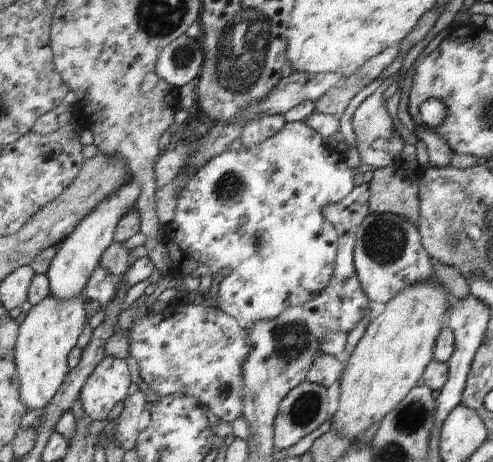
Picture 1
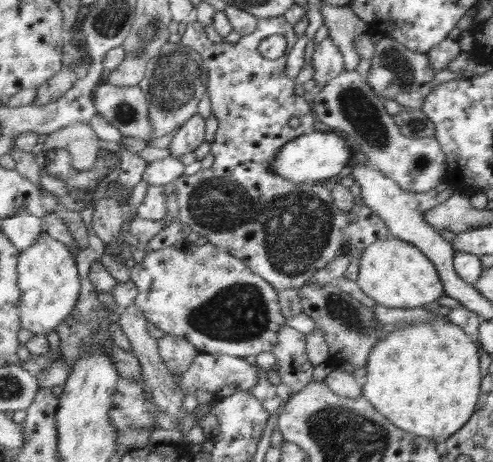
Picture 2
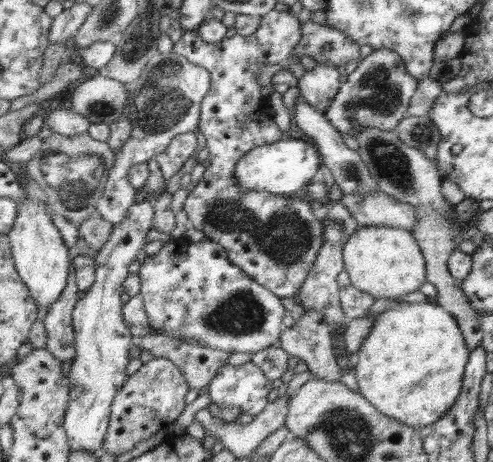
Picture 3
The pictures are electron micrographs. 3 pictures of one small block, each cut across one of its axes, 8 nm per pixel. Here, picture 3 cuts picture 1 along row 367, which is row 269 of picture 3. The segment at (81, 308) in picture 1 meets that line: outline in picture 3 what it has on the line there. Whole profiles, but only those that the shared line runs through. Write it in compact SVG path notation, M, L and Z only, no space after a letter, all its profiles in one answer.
M29 200L21 204L21 218L9 234L21 280L25 280L31 296L41 308L47 308L47 312L61 300L61 296L69 288L69 274L73 268L71 248L65 244L65 238L61 236L57 224L53 224L53 216L53 210L41 206L37 200Z

